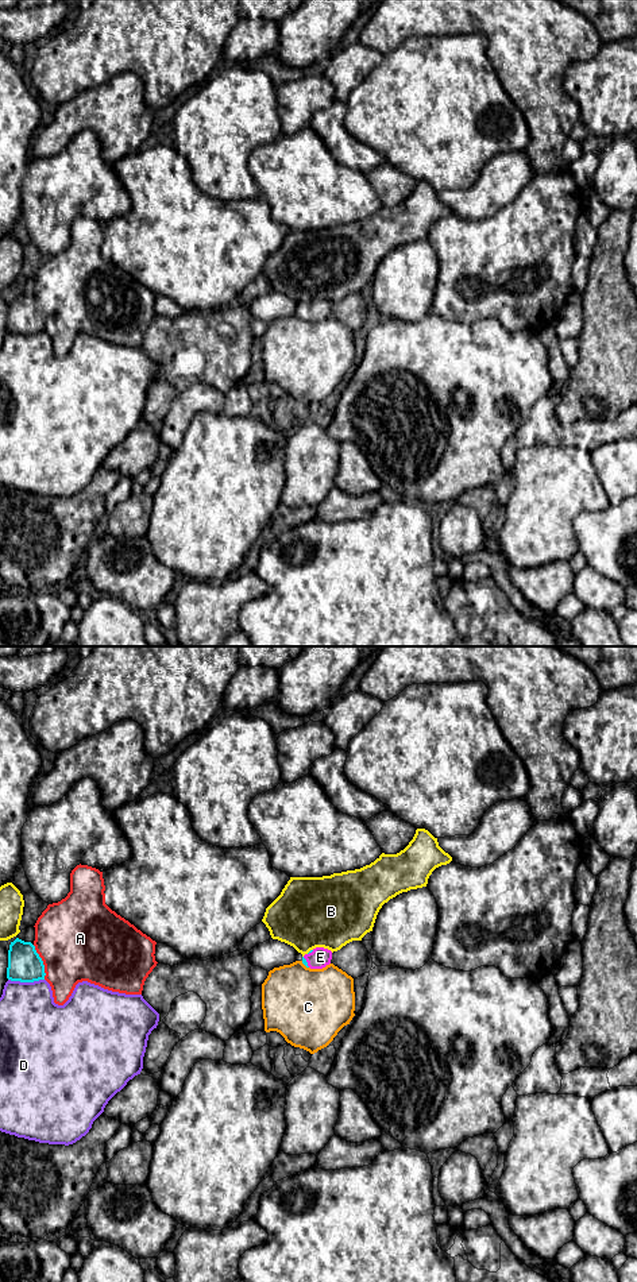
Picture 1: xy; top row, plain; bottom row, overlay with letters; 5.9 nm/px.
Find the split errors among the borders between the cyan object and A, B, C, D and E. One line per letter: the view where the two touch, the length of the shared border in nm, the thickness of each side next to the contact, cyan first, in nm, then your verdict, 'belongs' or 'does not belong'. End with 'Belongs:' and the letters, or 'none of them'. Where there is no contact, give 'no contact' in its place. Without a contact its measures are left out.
A: contact in xy; length 220 nm; calibres 200 and 480 nm; does not belong
B: contact in xy; length 50 nm; calibres 20 and 420 nm; does not belong
C: contact in xy; length 60 nm; calibres 30 and 460 nm; does not belong
D: contact in xy; length 220 nm; calibres 200 and 360 nm; does not belong
E: contact in xy; length 80 nm; calibres 30 and 120 nm; belongs
Belongs: E

